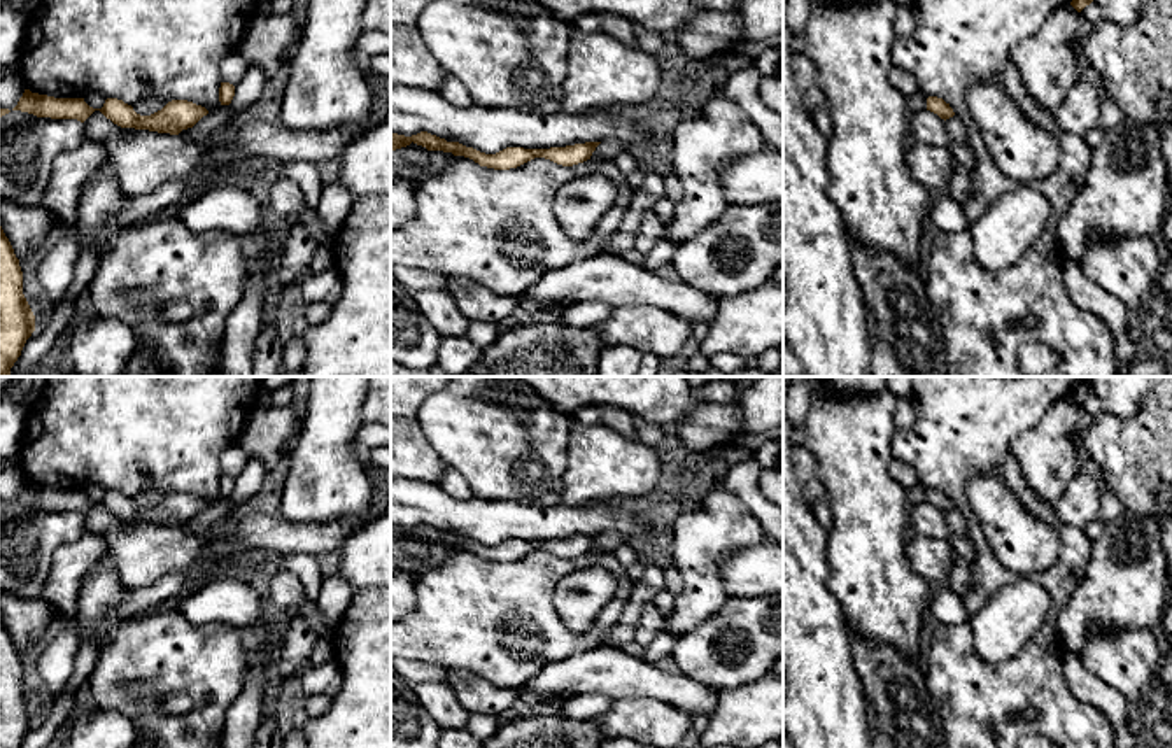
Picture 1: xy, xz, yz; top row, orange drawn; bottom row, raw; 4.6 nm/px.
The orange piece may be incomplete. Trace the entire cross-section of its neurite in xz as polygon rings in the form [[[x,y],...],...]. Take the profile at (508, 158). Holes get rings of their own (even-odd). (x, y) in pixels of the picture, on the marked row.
[[[391,131],[391,152],[410,144],[426,147],[427,151],[443,151],[452,152],[454,156],[464,156],[478,163],[480,166],[494,170],[510,170],[517,168],[534,158],[545,158],[562,166],[573,166],[590,159],[592,152],[601,142],[585,142],[566,147],[550,147],[550,149],[524,149],[524,147],[506,147],[496,154],[485,154],[473,147],[466,147],[459,142],[447,142],[427,131],[420,131],[412,137],[398,135]]]

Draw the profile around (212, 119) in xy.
[[[221,105],[217,110],[203,116],[194,126],[193,133],[186,138],[187,142],[201,144],[214,130],[231,119],[231,107]]]

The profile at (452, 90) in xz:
[[[445,74],[443,77],[443,84],[441,88],[438,89],[438,93],[450,103],[454,103],[455,107],[461,107],[461,109],[468,109],[473,105],[473,100],[468,93],[468,89],[462,86],[462,82],[454,77],[454,75],[448,75]]]

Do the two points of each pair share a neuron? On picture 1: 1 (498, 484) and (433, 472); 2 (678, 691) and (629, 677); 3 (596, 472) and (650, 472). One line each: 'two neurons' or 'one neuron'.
1: two neurons
2: one neuron
3: one neuron

